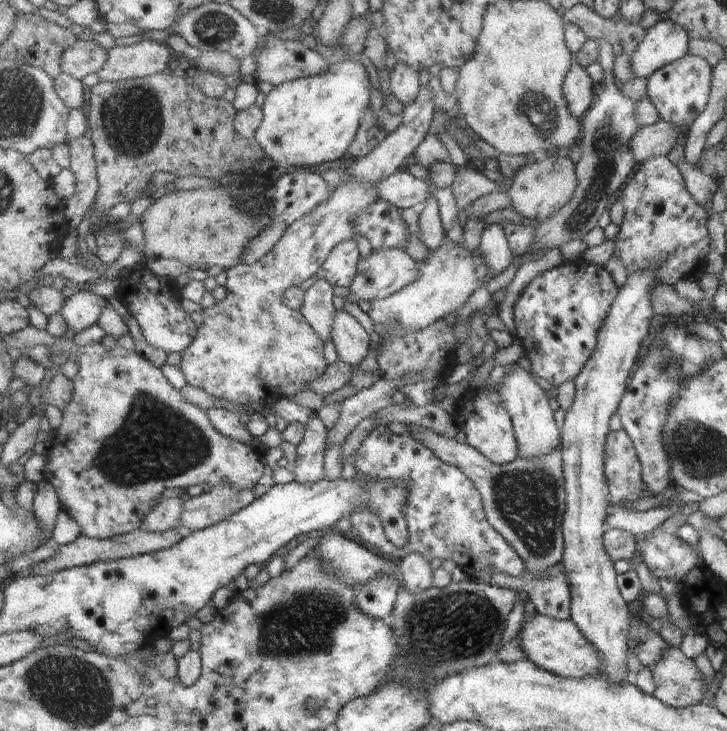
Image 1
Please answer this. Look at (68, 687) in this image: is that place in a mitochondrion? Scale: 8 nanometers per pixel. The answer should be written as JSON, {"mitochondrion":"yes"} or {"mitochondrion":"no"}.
{"mitochondrion":"yes"}

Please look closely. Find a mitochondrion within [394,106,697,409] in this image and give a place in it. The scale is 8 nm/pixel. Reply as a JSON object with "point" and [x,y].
{"point":[605,146]}

